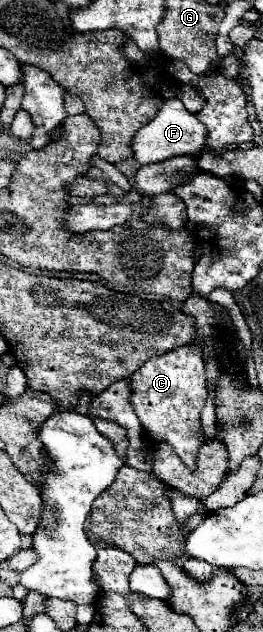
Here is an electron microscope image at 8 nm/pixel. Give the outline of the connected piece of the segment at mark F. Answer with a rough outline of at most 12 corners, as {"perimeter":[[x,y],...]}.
{"perimeter":[[178,98],[162,104],[132,140],[154,164],[206,148],[206,126]]}

